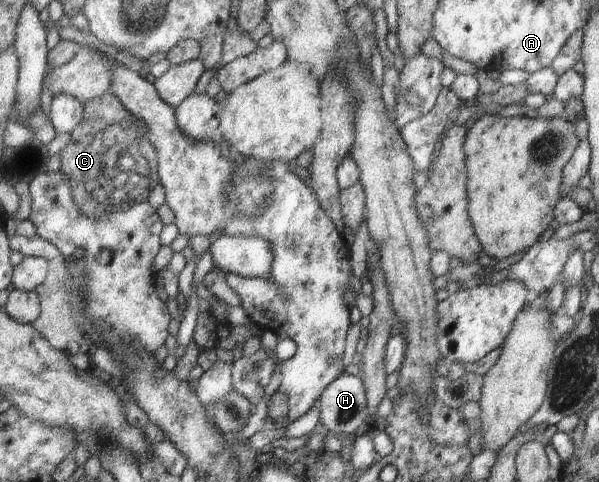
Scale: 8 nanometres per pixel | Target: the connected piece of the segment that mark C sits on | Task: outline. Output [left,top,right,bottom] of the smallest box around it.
[59,92,159,216]

